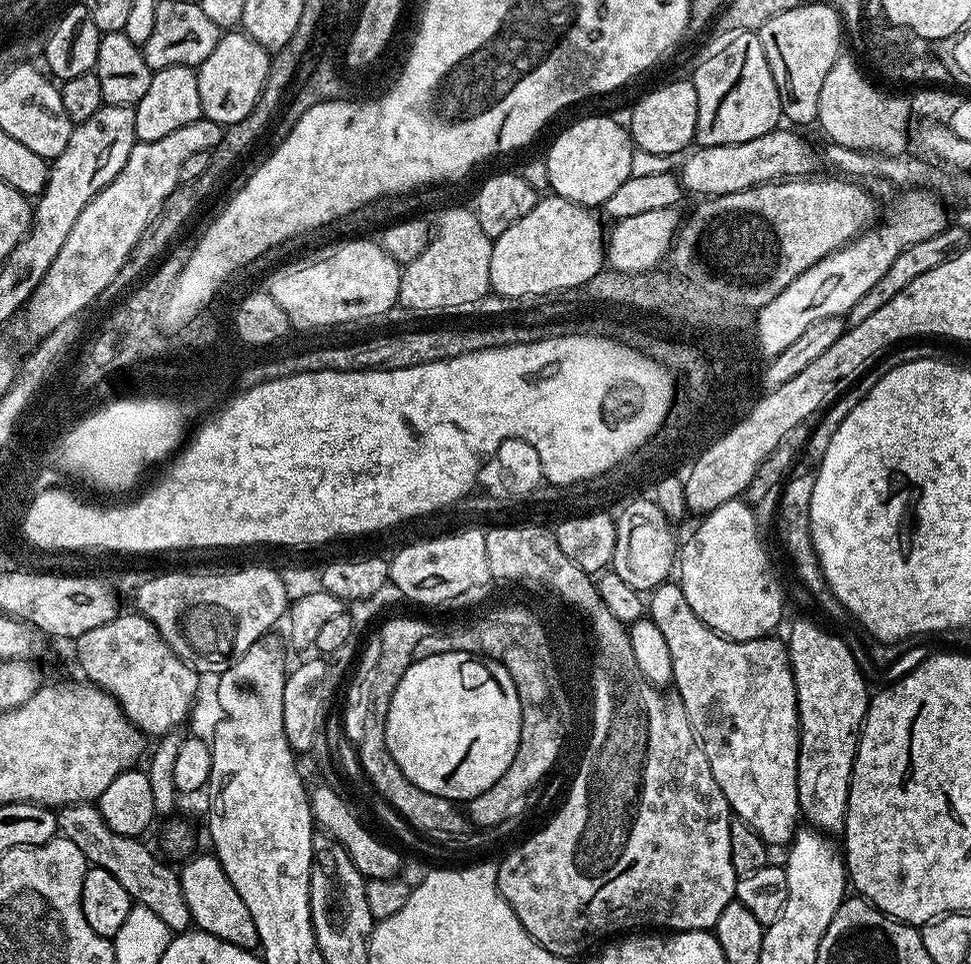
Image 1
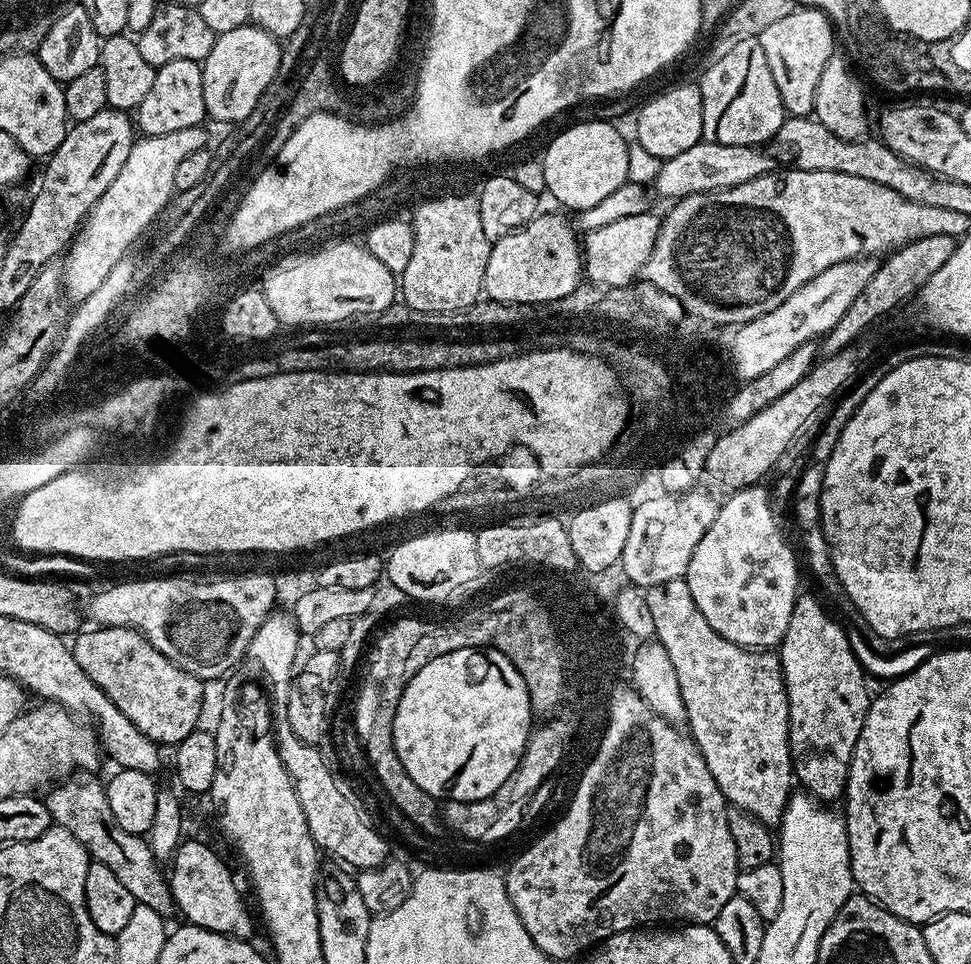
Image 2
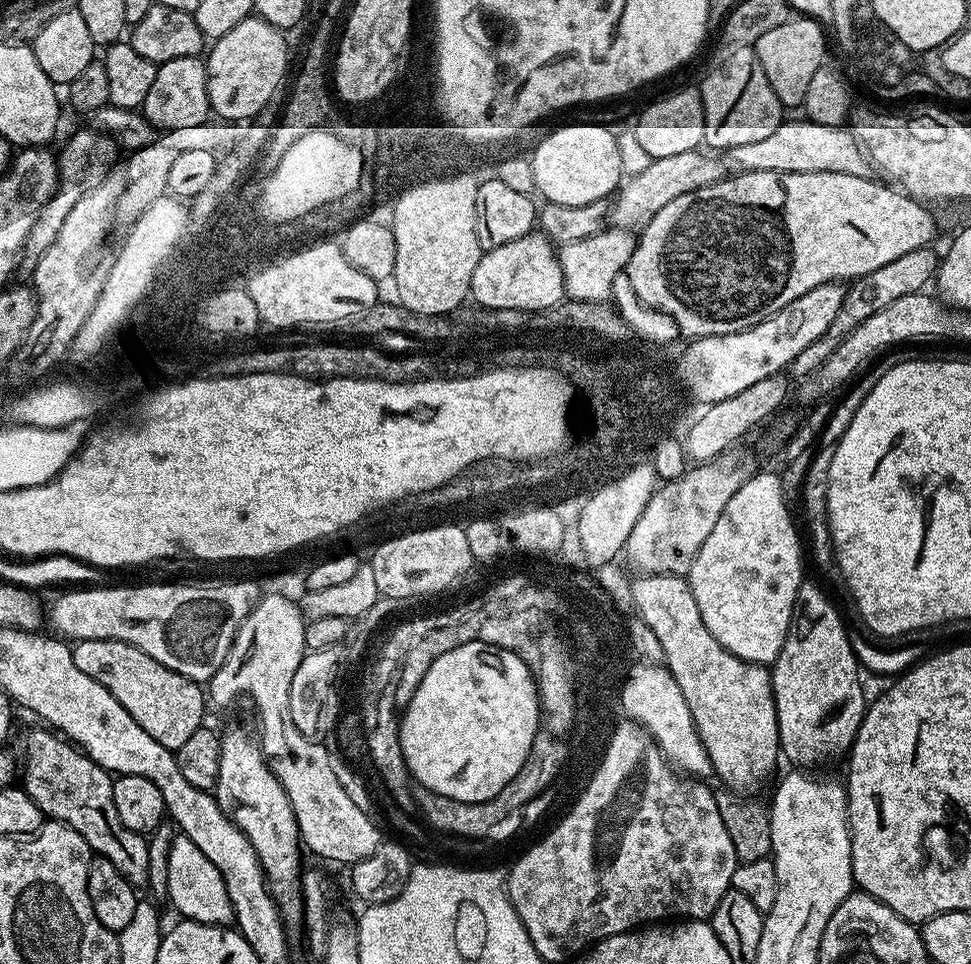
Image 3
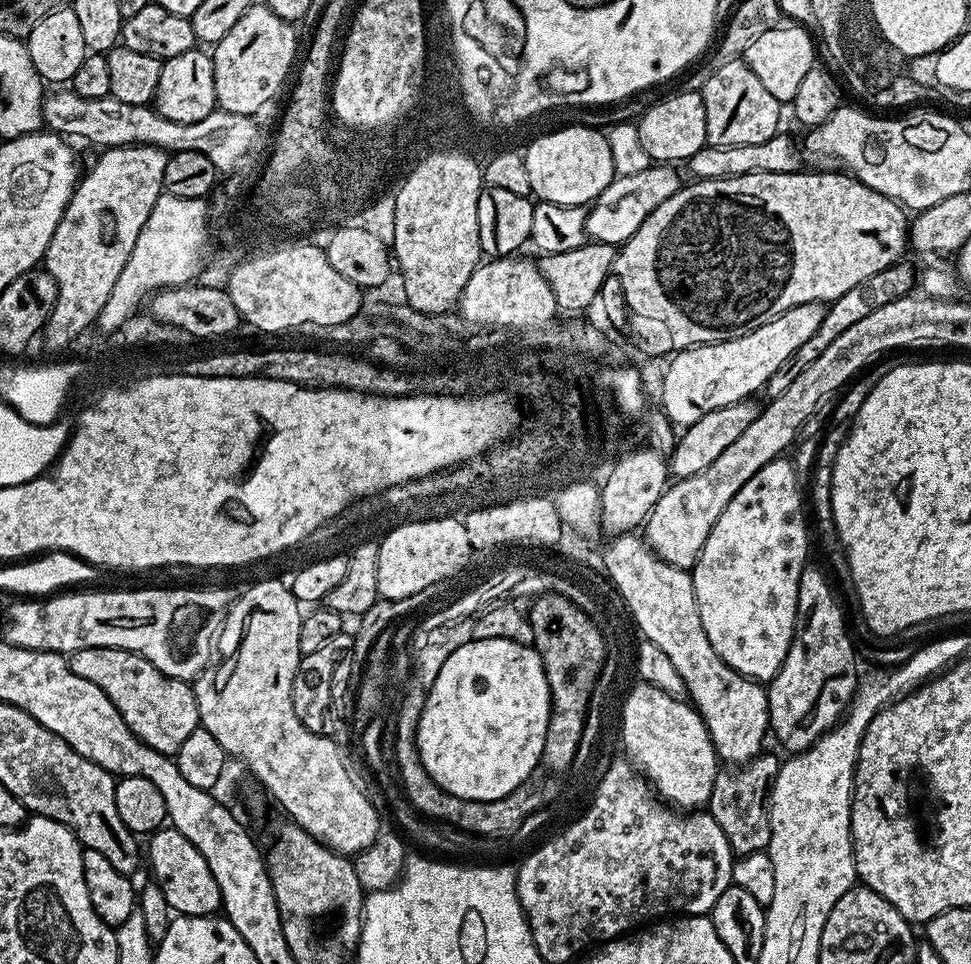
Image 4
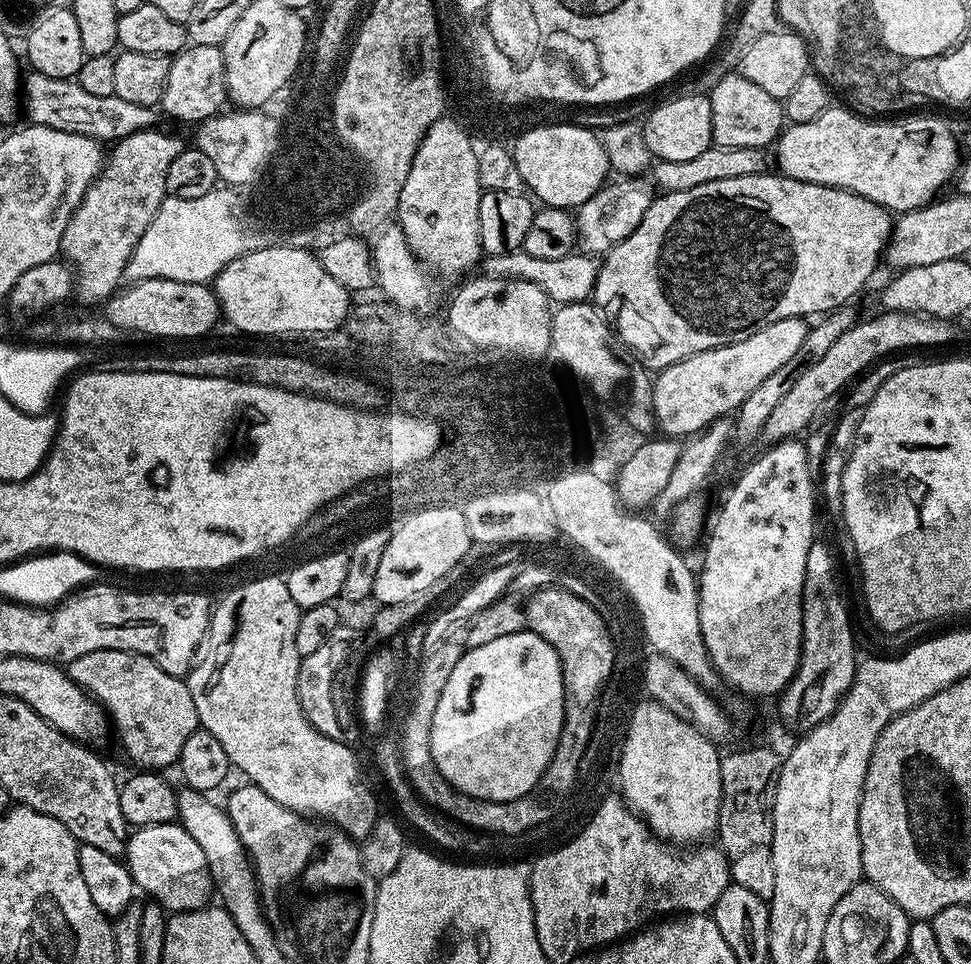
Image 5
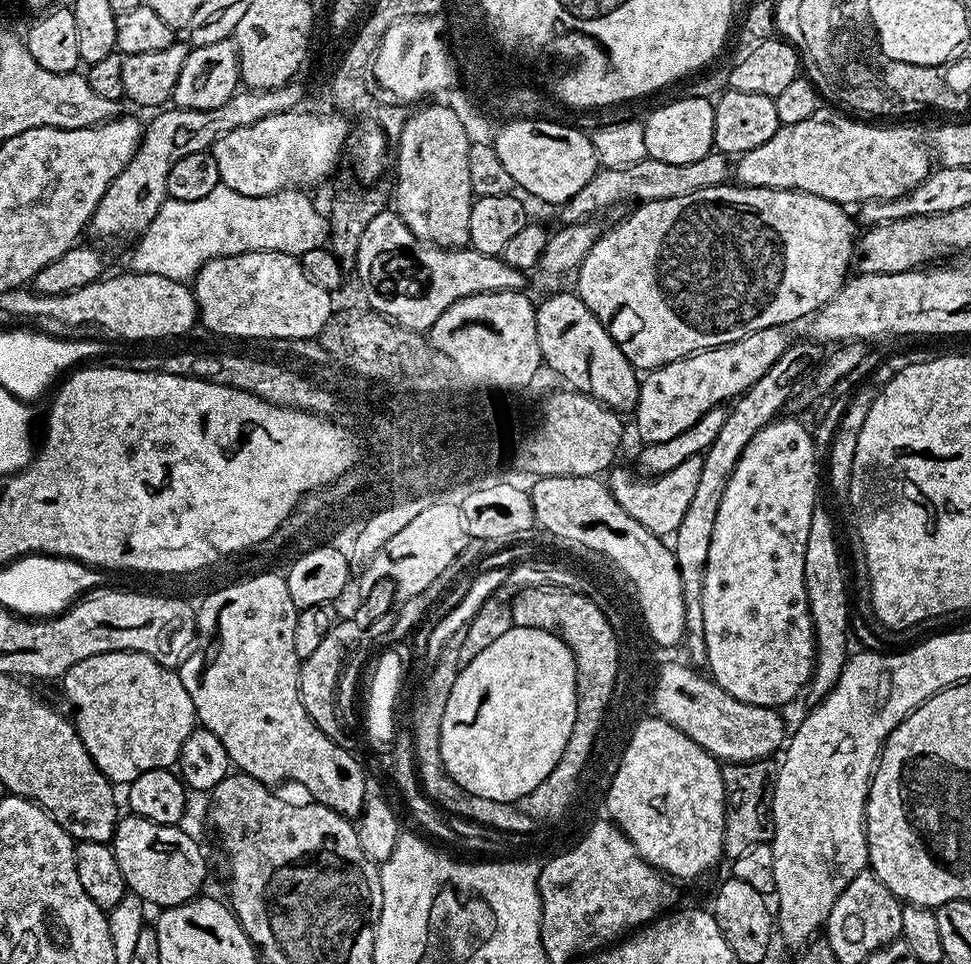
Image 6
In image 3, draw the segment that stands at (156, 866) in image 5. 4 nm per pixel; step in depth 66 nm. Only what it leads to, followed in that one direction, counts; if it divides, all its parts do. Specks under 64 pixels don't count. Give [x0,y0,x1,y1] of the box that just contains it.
[169,834,233,926]

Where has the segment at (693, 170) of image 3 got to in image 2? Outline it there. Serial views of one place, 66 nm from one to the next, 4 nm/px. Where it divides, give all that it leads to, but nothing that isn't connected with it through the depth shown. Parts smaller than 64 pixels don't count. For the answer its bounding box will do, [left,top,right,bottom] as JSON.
[654,140,773,202]

